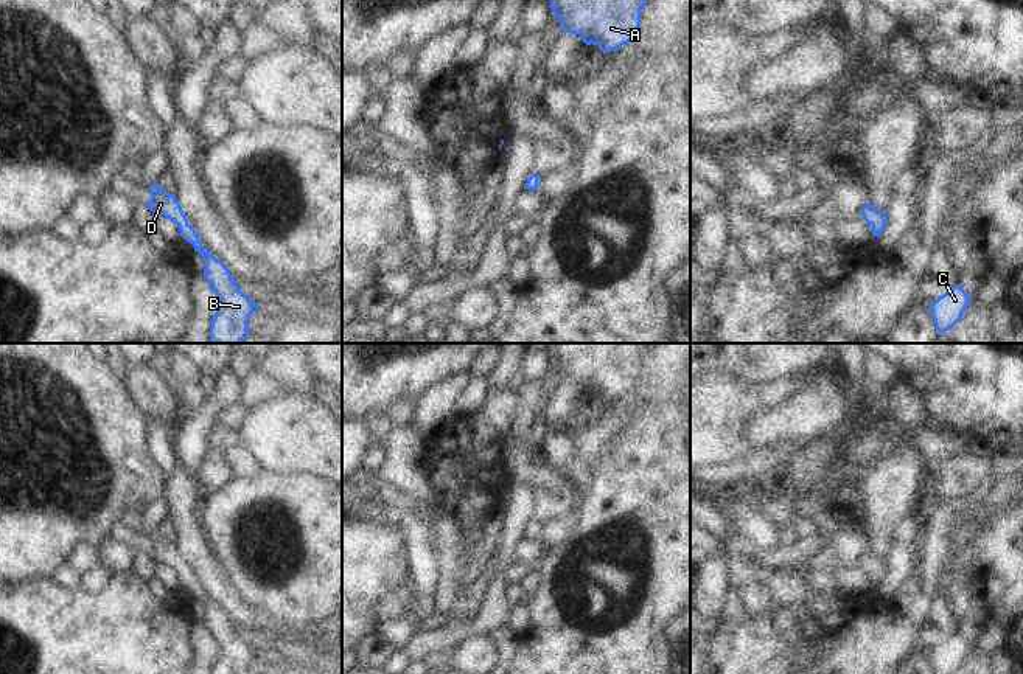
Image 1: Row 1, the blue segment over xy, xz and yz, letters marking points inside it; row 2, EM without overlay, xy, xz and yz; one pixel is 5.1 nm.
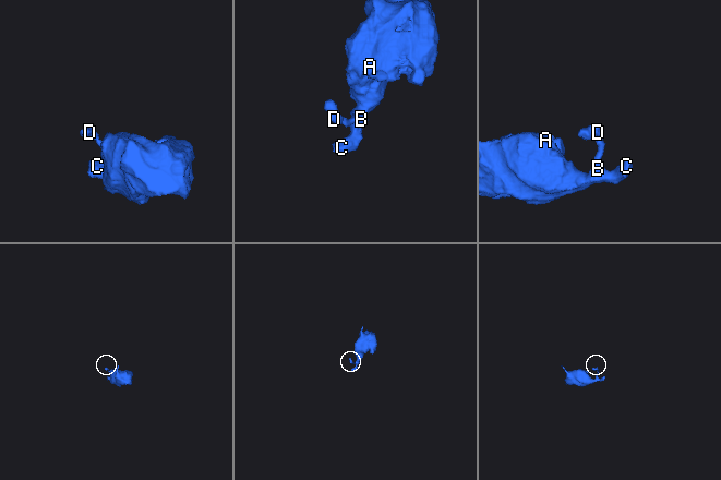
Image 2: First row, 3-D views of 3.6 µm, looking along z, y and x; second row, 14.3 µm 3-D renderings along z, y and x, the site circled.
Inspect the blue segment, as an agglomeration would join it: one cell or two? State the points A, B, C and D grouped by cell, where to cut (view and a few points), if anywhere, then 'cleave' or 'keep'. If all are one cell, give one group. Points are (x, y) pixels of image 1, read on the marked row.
A B C D; no cut; keep

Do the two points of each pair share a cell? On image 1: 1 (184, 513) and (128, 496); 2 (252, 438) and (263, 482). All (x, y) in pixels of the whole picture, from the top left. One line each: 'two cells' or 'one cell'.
1: two cells
2: two cells

